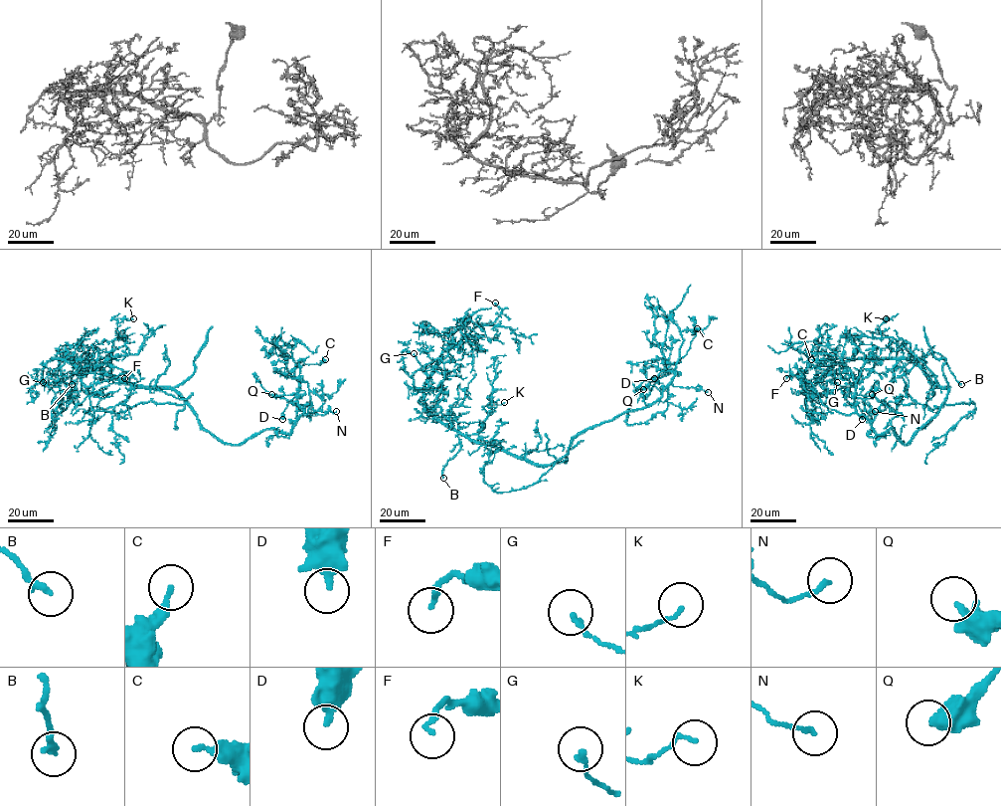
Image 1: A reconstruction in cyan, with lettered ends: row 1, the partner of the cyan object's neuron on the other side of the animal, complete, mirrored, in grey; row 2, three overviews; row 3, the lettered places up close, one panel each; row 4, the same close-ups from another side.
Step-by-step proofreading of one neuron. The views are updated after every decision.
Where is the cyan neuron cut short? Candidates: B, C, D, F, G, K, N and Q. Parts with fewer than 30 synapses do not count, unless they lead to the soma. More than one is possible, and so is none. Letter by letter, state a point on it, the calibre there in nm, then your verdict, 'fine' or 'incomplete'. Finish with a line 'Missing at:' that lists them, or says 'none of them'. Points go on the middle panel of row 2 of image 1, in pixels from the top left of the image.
B: place (443, 478); calibre 240 nm; fine
C: place (697, 328); calibre 260 nm; fine
D: place (654, 378); calibre 360 nm; fine
F: place (495, 302); calibre 180 nm; fine
G: place (414, 353); calibre 170 nm; fine
K: place (504, 402); calibre 130 nm; fine
N: place (708, 392); calibre 150 nm; fine
Q: place (643, 389); calibre 400 nm; fine
Missing at: none of them

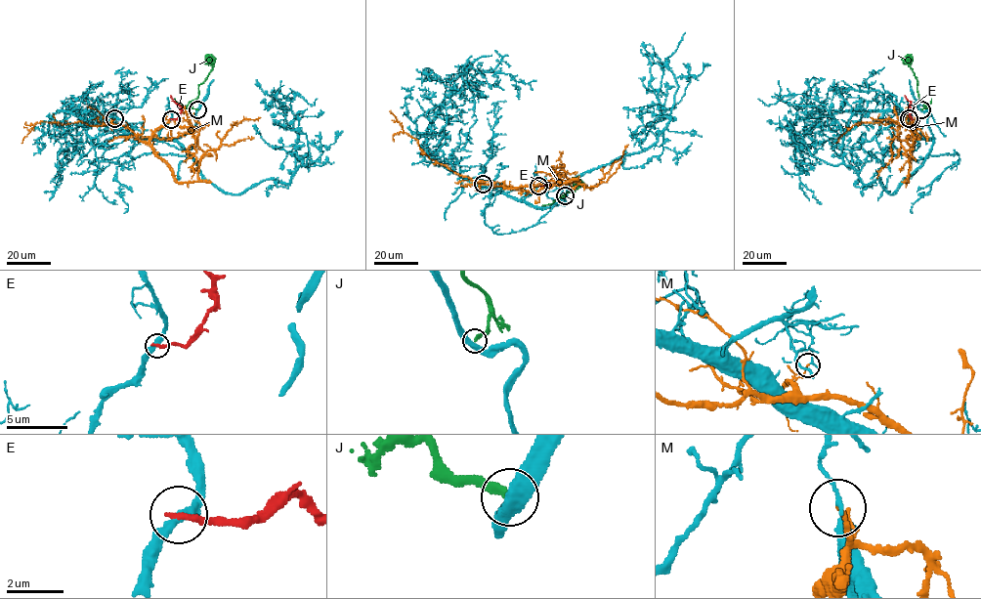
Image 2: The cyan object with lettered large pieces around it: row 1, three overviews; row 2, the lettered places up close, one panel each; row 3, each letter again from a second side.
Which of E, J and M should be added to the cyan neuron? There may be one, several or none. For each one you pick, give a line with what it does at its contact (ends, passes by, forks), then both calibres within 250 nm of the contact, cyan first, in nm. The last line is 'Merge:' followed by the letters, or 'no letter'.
Merge: no letter

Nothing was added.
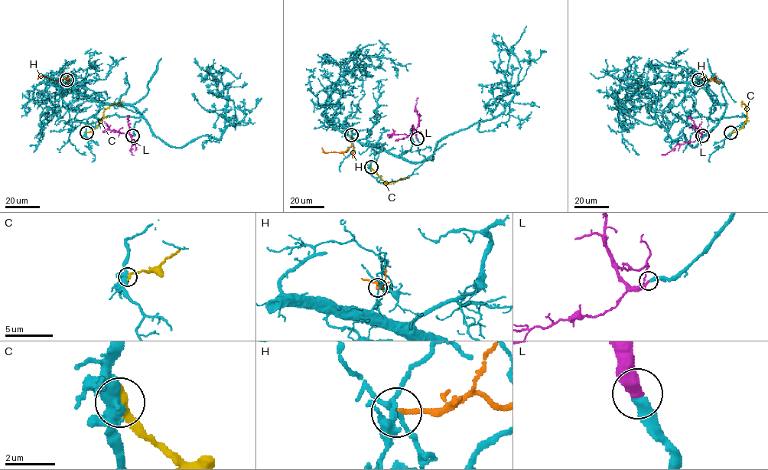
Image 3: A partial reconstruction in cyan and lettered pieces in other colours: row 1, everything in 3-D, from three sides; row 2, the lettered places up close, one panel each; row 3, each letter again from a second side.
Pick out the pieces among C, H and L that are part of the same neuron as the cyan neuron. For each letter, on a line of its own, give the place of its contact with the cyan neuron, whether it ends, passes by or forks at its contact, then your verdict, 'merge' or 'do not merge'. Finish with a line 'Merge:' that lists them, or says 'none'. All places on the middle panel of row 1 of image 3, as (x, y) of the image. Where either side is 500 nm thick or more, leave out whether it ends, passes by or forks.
C: (371, 167) | it ends | do not merge
H: (351, 135) | it ends | do not merge
L: (417, 138) | it ends | merge
Merge: L

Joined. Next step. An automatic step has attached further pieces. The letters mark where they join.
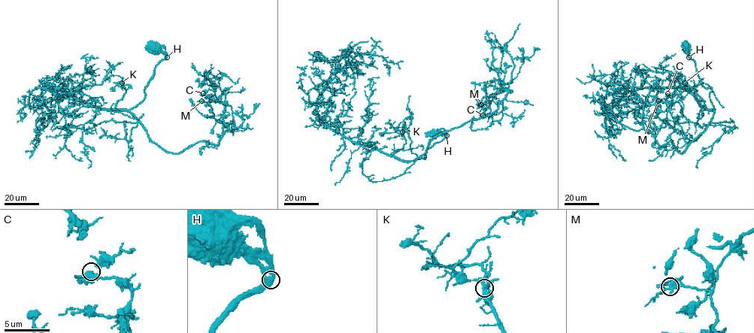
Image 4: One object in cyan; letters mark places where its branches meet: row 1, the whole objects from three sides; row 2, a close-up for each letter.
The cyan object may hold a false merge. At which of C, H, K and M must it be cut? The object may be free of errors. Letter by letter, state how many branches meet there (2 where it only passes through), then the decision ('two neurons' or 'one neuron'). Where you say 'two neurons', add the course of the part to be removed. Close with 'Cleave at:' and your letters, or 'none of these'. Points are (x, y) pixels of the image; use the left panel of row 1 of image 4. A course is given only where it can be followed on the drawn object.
C: 3 branches meet; one neuron
H: 2 branches meet; one neuron
K: 3 branches meet; one neuron
M: 3 branches meet; one neuron
Cleave at: none of these

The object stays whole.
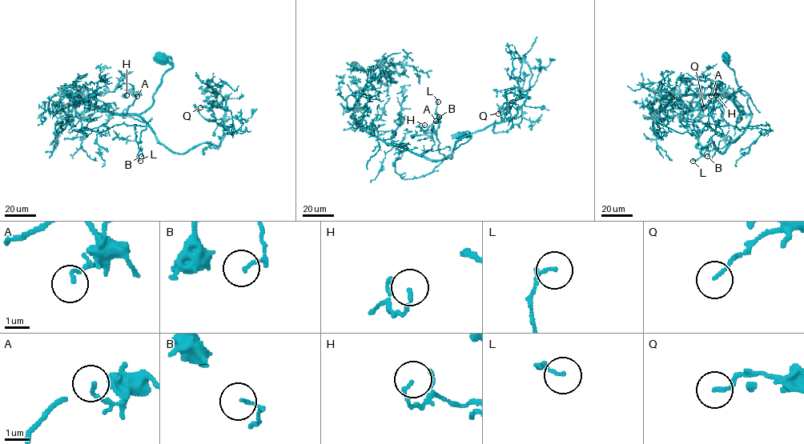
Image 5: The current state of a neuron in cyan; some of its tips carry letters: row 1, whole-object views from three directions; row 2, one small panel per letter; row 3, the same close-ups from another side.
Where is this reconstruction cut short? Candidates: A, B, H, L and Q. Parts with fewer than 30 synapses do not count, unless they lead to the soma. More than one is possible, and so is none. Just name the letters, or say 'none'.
none

